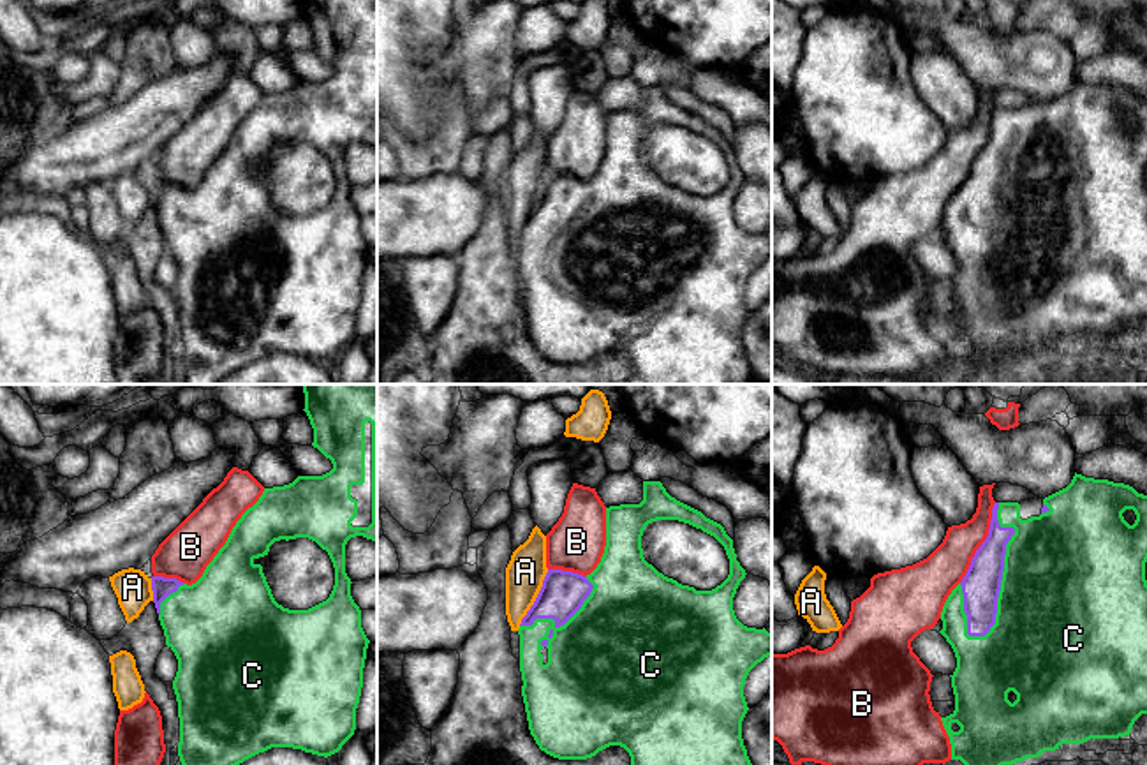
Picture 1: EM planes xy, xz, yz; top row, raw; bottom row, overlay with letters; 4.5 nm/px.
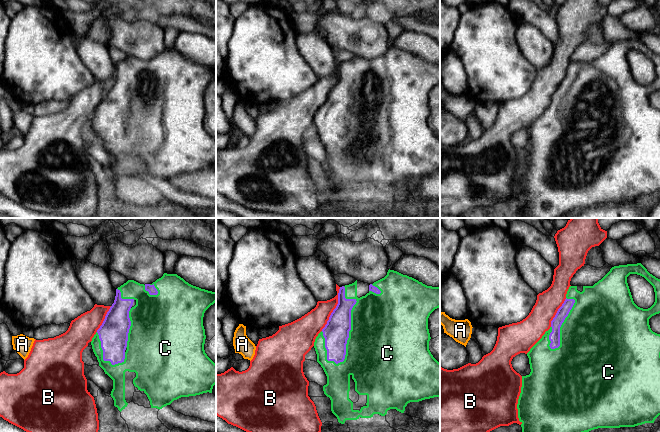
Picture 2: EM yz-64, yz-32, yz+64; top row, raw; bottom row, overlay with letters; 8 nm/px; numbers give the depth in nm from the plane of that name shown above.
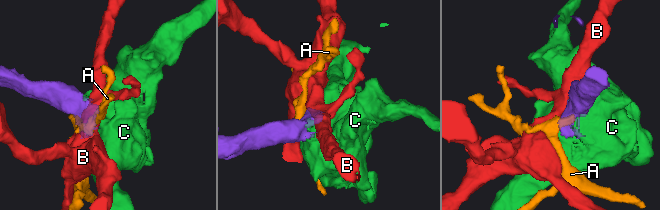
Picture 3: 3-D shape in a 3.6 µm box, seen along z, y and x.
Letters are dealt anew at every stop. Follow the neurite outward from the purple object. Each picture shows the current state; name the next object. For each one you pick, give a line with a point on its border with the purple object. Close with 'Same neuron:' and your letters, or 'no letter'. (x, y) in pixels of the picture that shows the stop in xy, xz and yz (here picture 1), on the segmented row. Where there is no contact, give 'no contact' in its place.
C: yz (1003, 570)
Same neuron: C

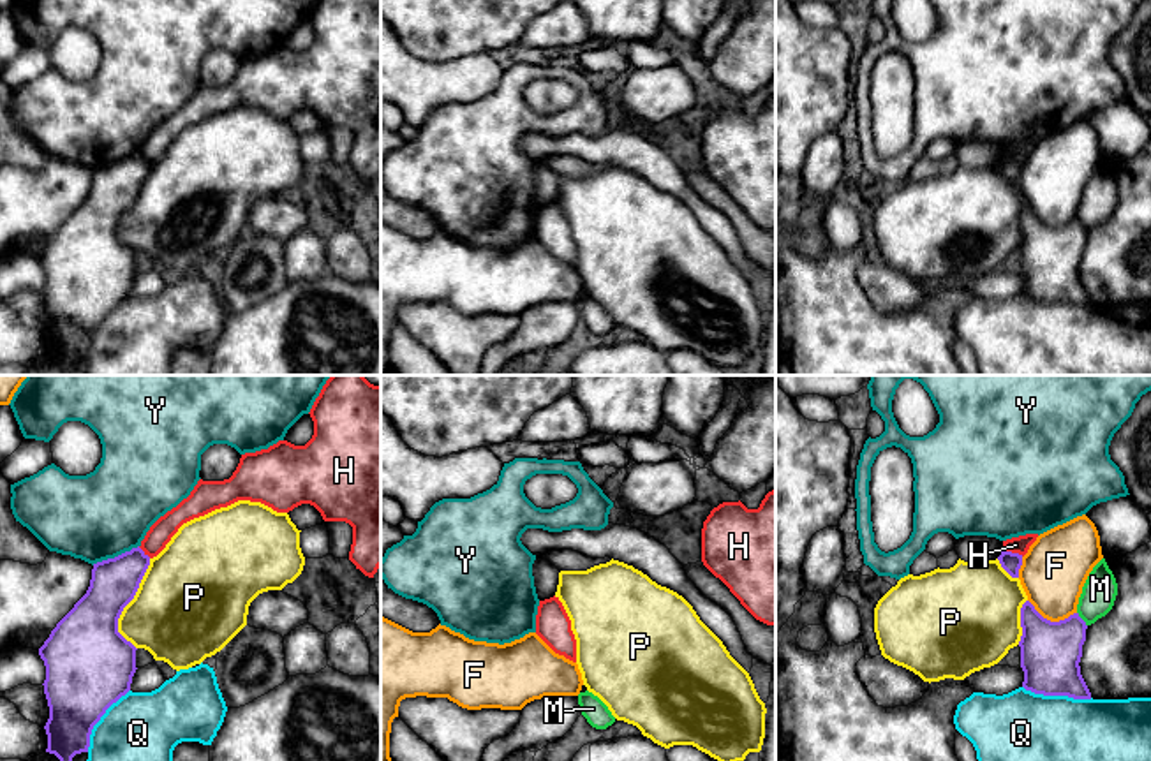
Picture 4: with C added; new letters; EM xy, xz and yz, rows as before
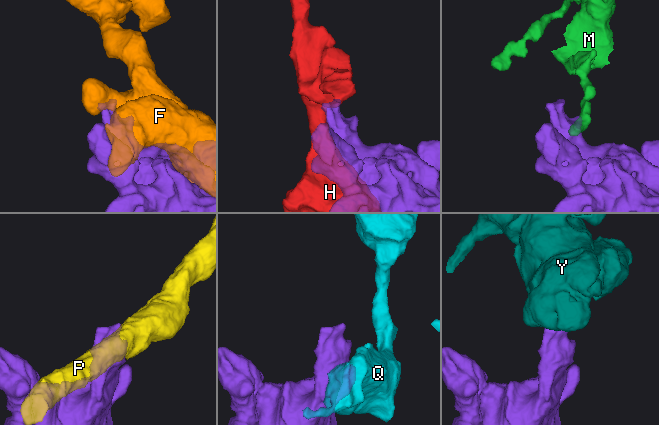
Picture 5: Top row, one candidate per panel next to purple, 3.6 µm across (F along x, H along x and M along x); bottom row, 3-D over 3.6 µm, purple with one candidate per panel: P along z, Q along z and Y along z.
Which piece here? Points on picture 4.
Same neuron: no letter

